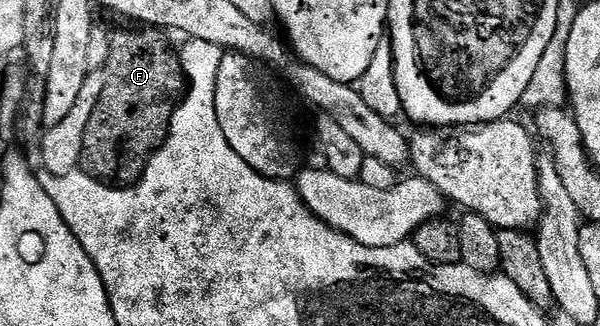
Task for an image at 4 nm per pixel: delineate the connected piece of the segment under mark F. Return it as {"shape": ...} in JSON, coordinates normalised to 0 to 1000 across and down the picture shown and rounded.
{"shape":[[[252,80],[232,92],[185,101],[170,301],[143,387],[133,515],[165,564],[218,571],[232,555],[250,482],[280,426],[280,380],[310,282],[307,209],[290,135],[287,147],[278,107]]]}

